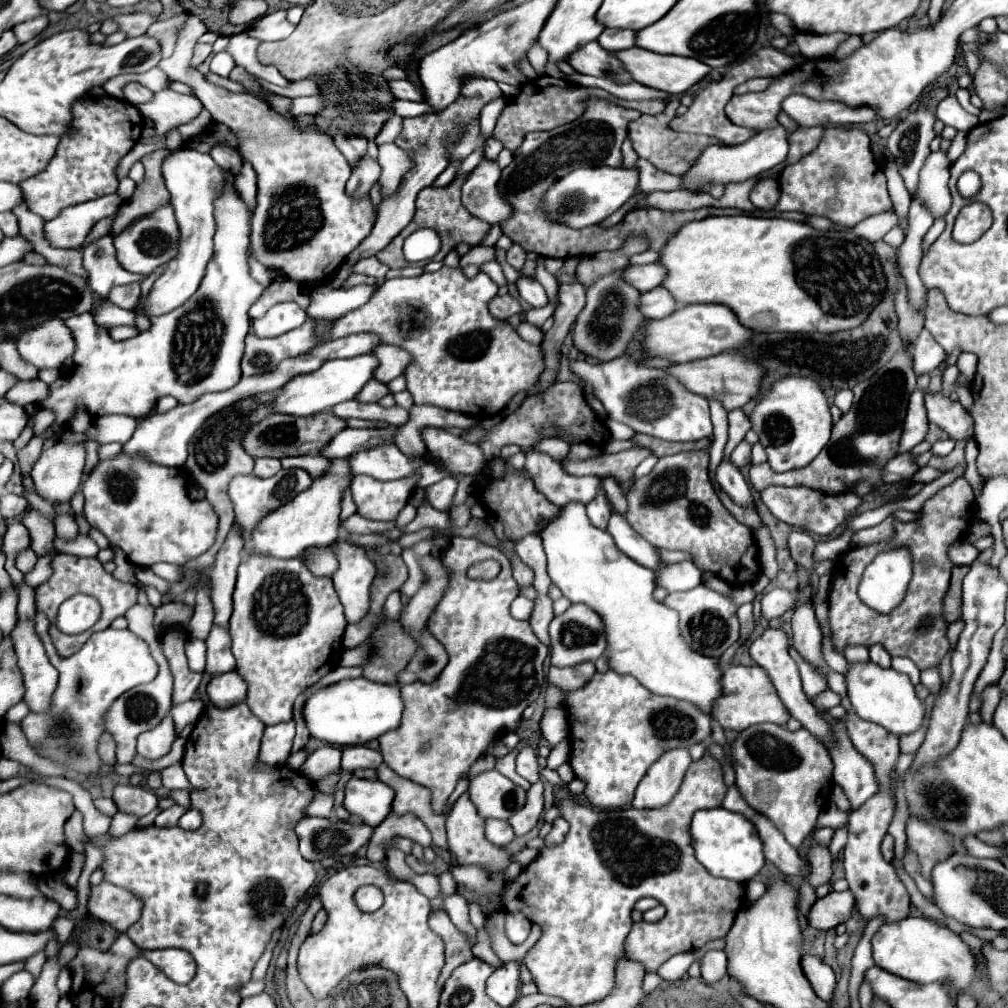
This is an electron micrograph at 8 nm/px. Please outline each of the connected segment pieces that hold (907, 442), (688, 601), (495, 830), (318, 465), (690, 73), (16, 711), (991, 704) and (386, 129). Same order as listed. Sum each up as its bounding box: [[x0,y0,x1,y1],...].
[[899,390,929,452],[663,584,755,658],[485,818,513,848],[281,456,329,478],[615,48,711,96],[5,702,29,724],[981,686,1001,724],[375,116,403,144]]

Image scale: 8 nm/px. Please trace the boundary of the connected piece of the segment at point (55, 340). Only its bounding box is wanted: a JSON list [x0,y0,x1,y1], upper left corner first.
[17,320,75,370]

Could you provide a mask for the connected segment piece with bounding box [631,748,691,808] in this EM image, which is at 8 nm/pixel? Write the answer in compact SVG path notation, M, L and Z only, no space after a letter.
M675 748L665 752L643 776L635 790L633 808L663 808L673 800L683 776L691 764L689 752L685 748Z

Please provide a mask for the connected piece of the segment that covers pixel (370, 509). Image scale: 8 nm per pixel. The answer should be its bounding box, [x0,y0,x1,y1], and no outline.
[353,474,417,520]

